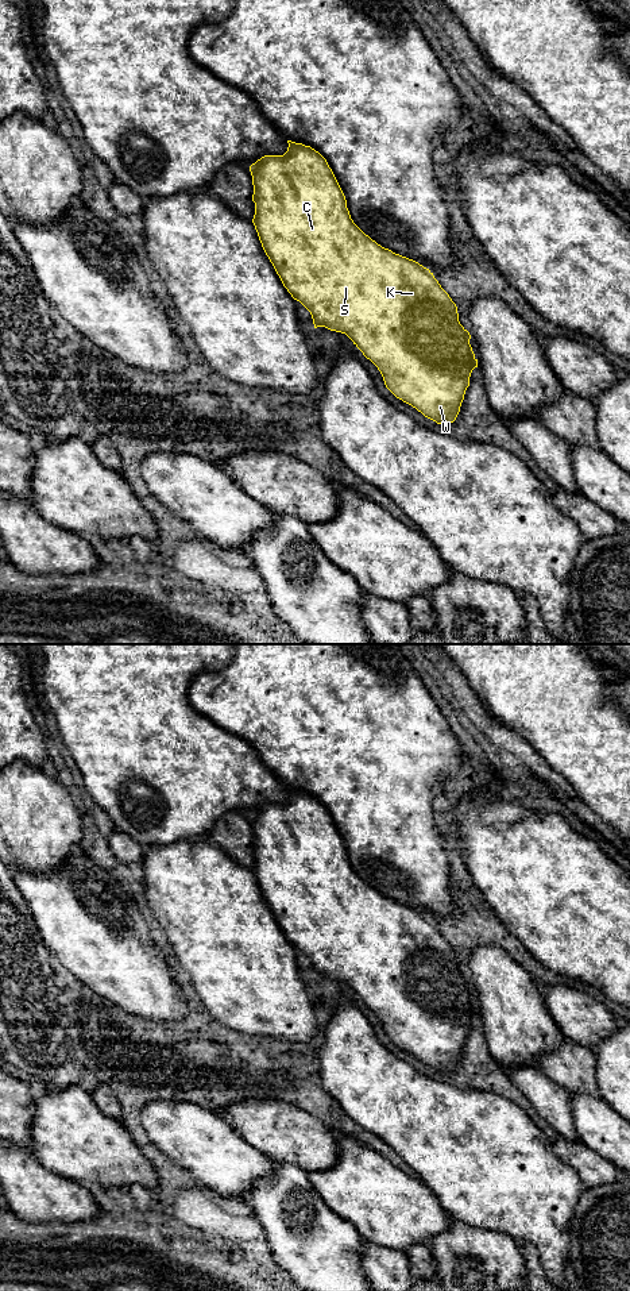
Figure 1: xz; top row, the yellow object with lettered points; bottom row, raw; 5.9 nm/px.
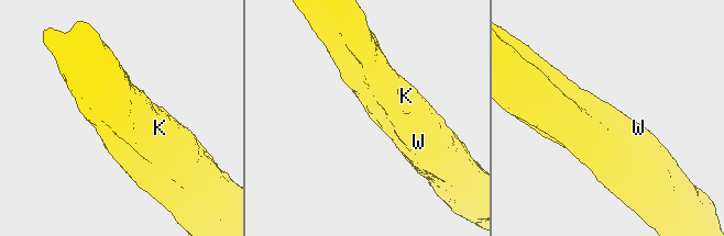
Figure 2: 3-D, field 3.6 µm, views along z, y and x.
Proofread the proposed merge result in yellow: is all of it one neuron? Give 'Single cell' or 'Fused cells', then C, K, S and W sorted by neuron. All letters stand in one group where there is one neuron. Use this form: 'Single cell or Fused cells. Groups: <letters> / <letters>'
Single cell. Groups: C K S W

